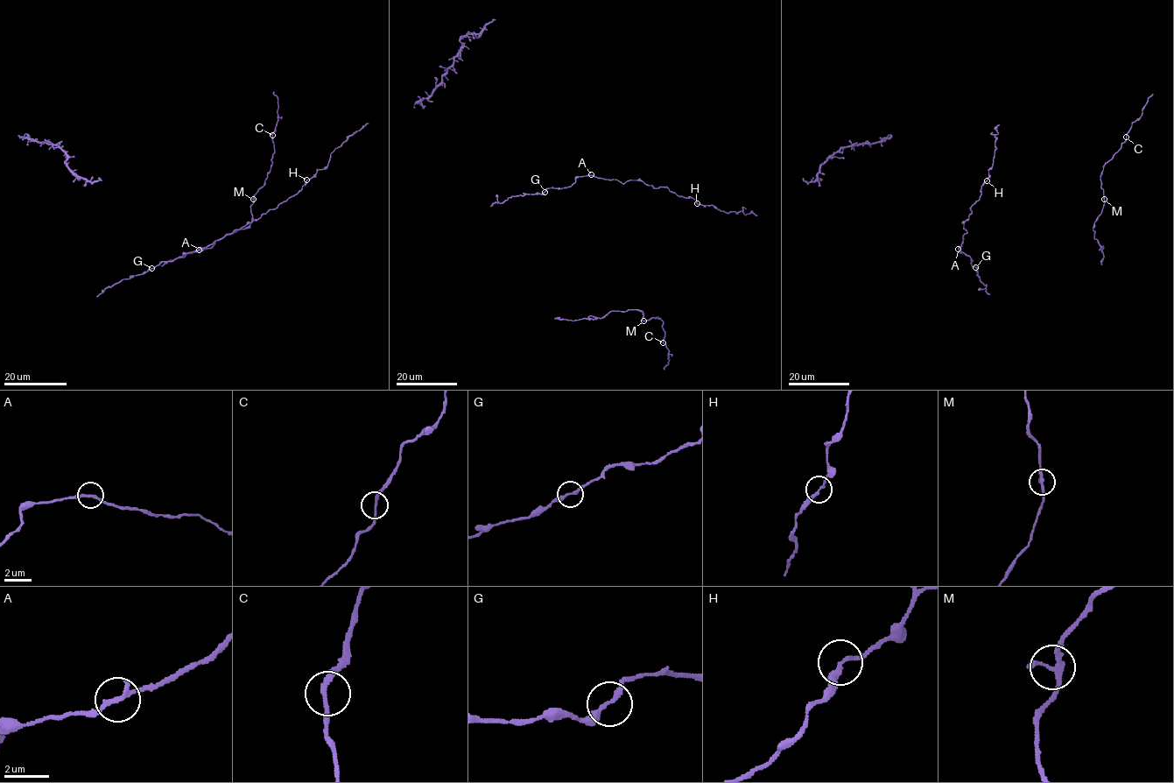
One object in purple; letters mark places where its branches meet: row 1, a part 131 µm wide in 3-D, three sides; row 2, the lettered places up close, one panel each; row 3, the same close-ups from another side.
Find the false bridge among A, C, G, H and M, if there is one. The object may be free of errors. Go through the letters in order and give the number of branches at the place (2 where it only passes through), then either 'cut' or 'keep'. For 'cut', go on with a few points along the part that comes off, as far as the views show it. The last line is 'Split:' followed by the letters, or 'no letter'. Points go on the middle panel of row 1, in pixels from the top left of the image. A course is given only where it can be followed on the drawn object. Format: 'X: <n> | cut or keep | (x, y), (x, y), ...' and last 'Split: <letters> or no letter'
A: 2 | keep
C: 2 | keep
G: 2 | keep
H: 2 | keep
M: 2 | keep
Split: no letter

